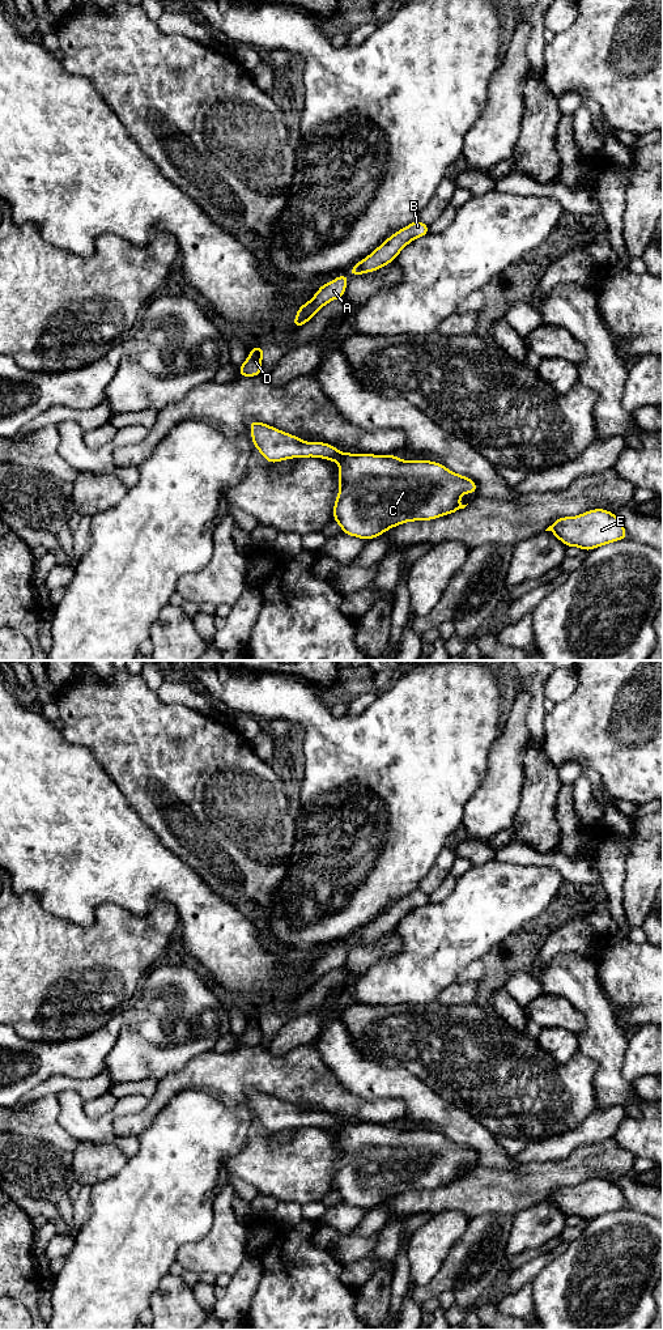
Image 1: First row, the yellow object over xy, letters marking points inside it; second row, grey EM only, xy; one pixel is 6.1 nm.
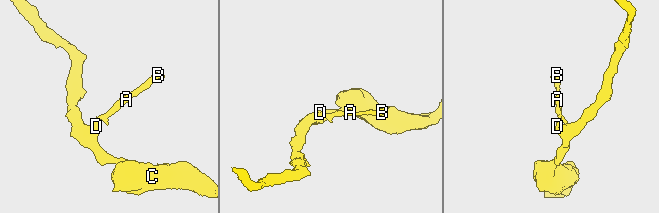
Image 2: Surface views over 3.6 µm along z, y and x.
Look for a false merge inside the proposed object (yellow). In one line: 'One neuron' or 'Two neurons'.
One neuron

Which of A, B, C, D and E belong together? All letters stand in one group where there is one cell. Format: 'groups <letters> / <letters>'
groups A B C D E

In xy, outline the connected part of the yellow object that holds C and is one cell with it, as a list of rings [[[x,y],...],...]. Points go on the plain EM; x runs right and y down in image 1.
[[[250,1089],[248,1095],[254,1116],[267,1133],[309,1126],[337,1131],[340,1136],[339,1163],[333,1172],[332,1190],[339,1193],[343,1203],[366,1211],[407,1191],[433,1190],[456,1182],[467,1176],[459,1172],[460,1165],[463,1163],[475,1164],[477,1160],[477,1153],[472,1148],[458,1144],[437,1131],[401,1130],[394,1123],[341,1122],[333,1114],[306,1112],[255,1089]]]

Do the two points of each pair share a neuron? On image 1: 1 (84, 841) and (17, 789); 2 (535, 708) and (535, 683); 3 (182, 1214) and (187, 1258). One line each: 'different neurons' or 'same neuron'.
1: same neuron
2: same neuron
3: different neurons

